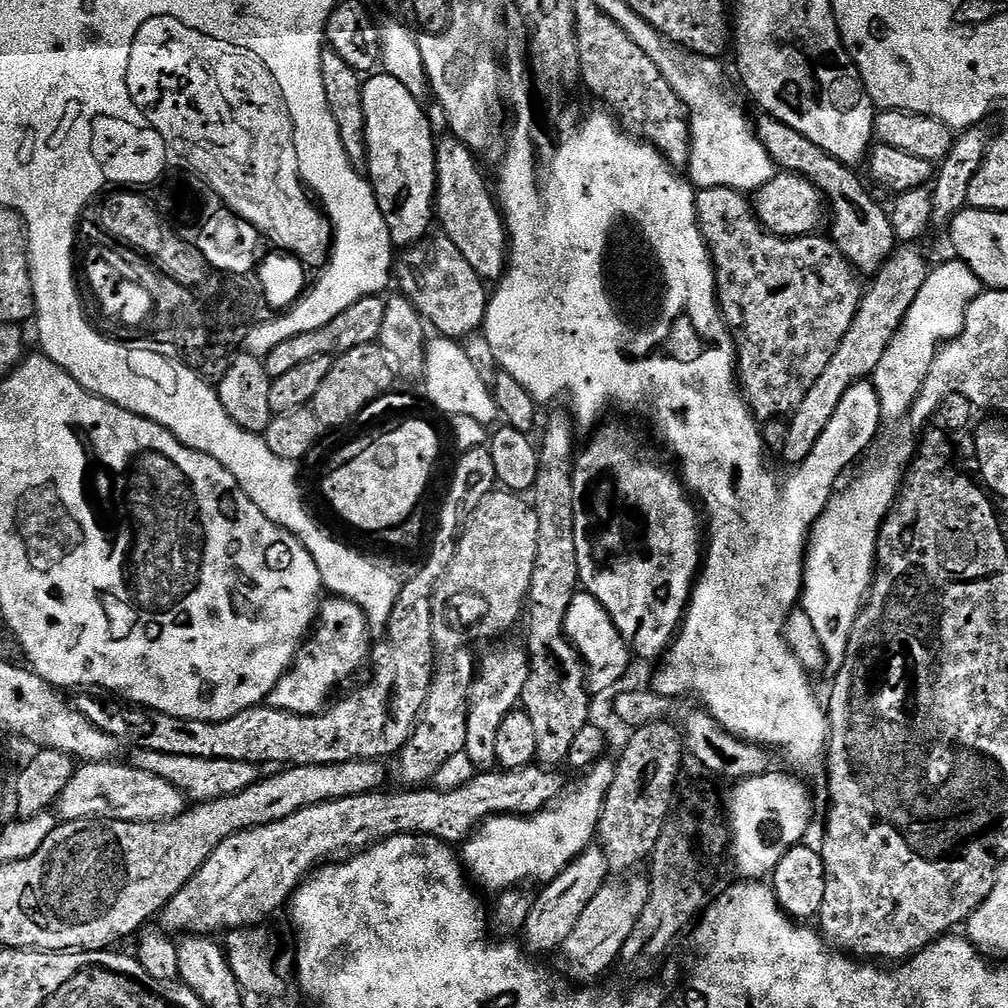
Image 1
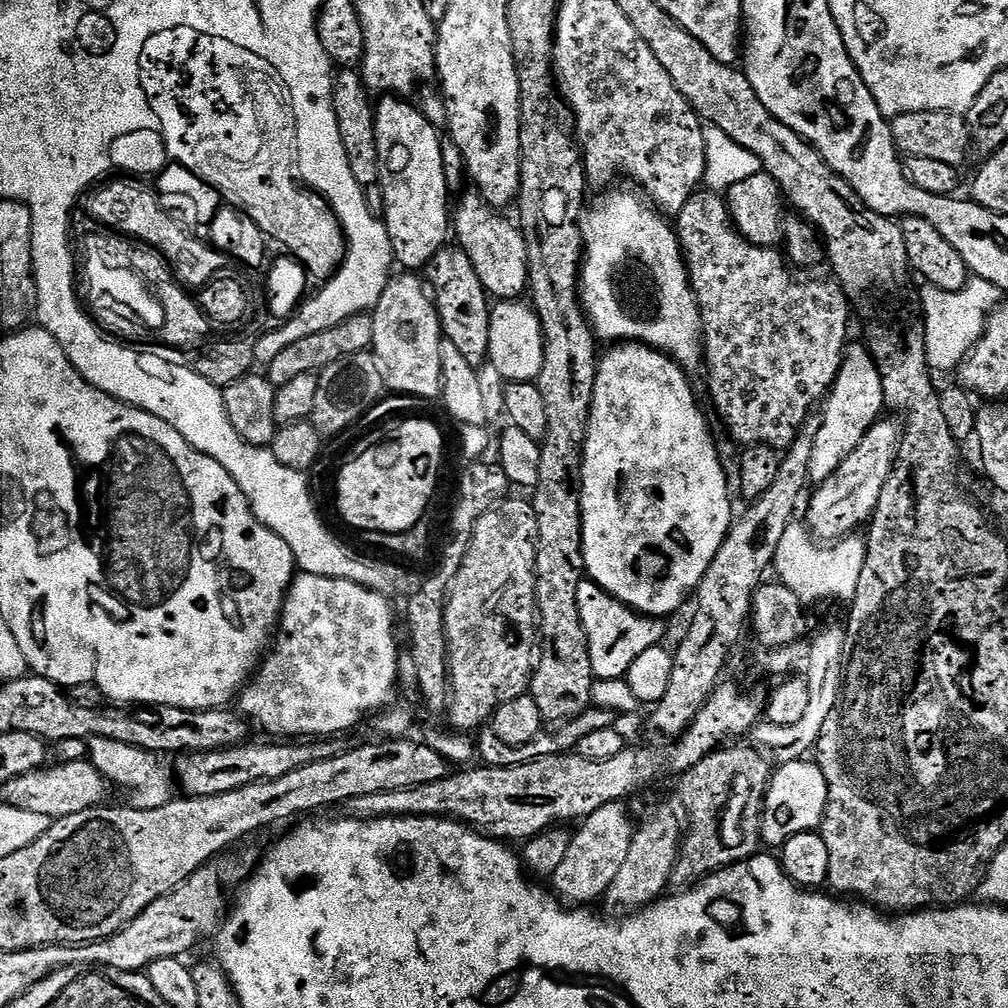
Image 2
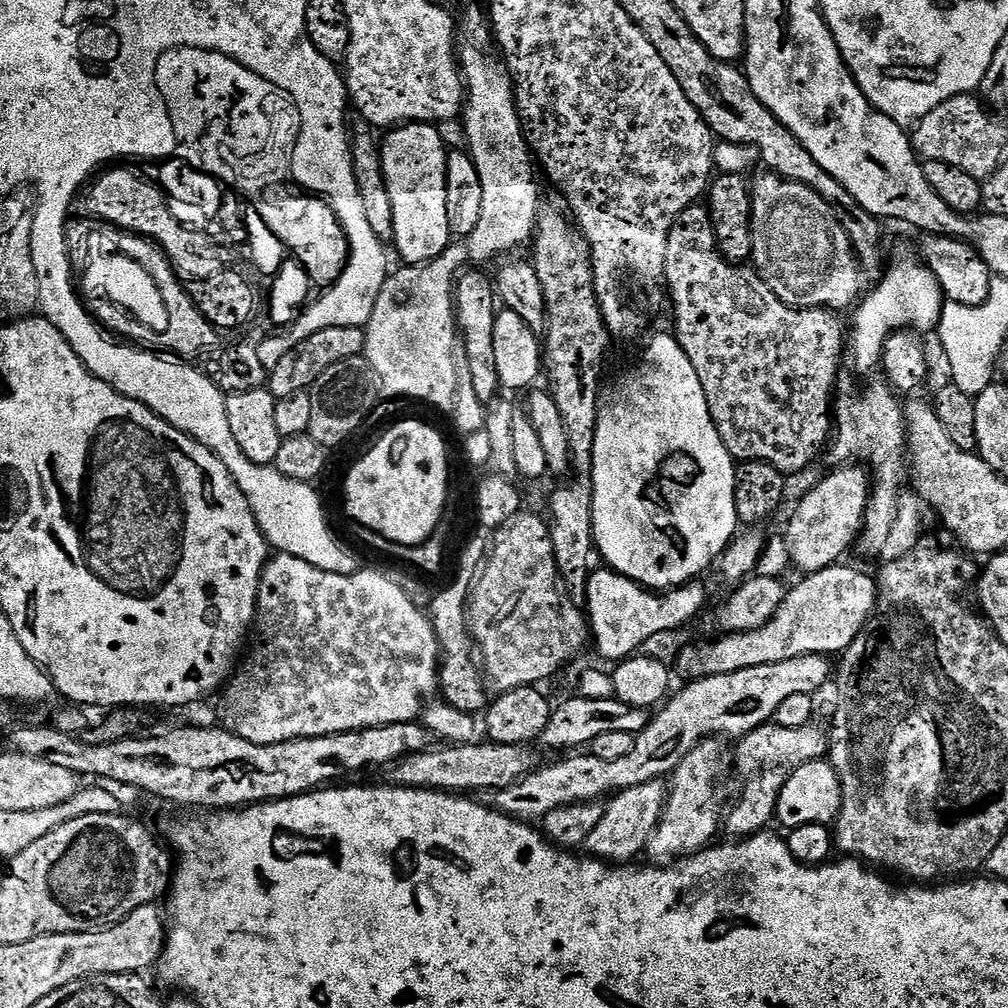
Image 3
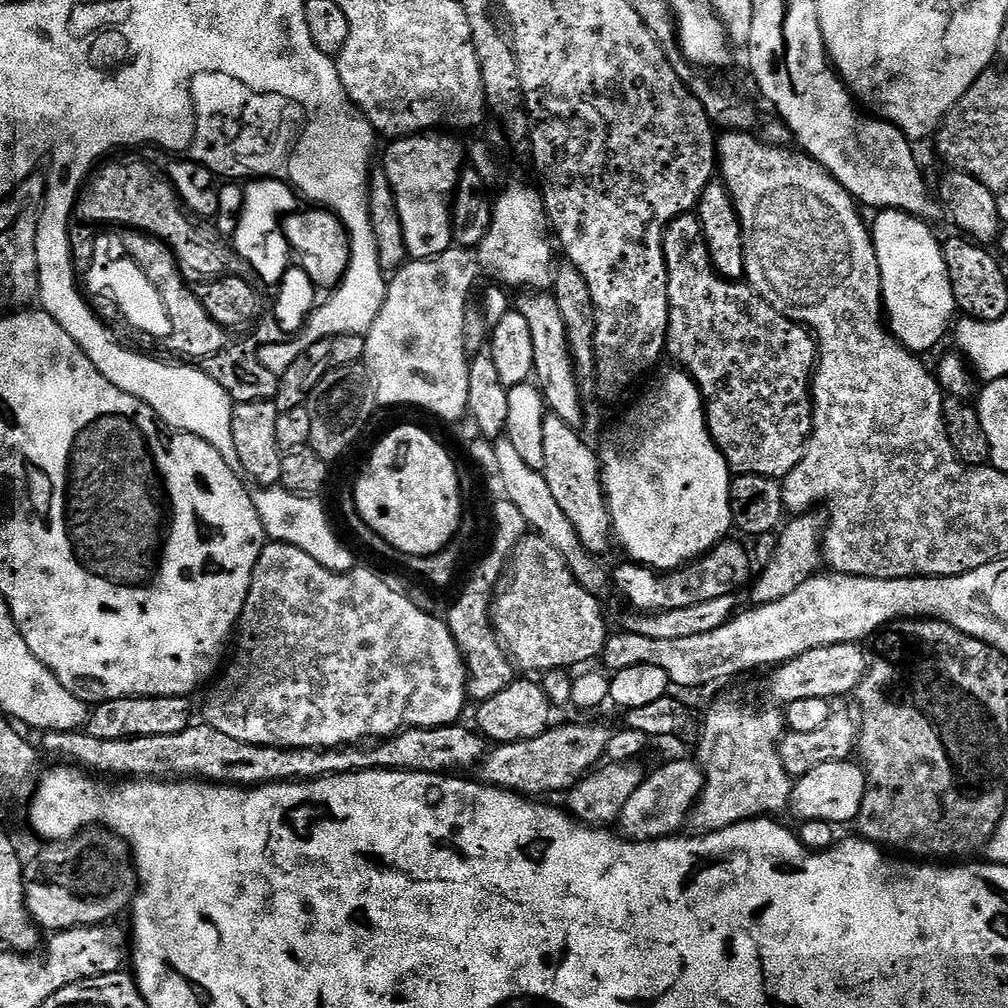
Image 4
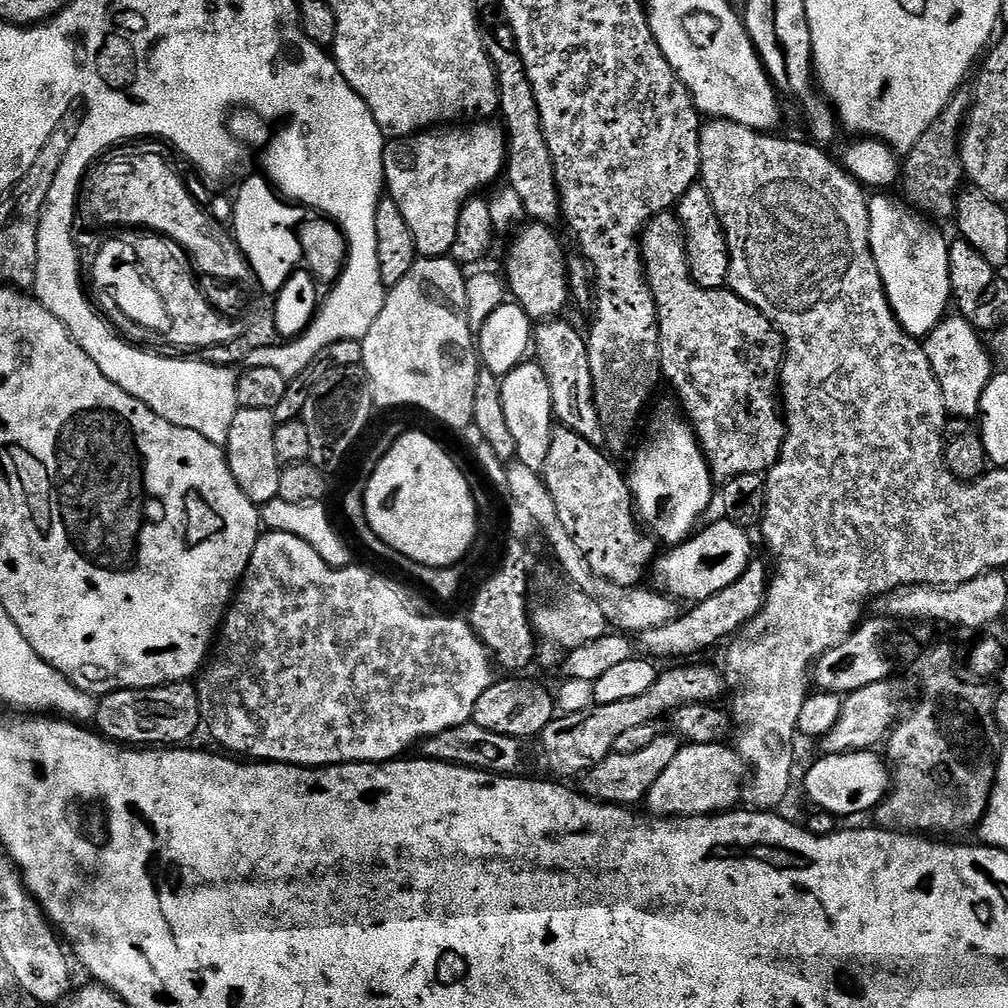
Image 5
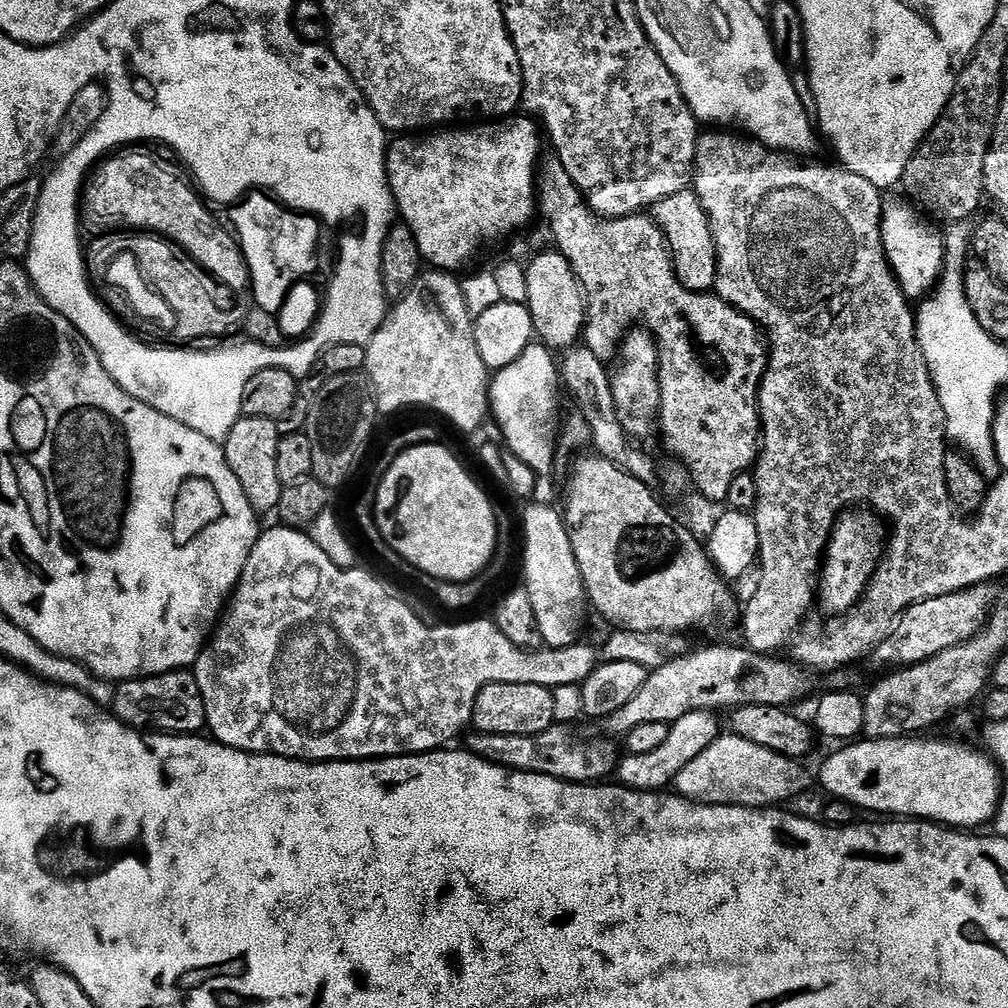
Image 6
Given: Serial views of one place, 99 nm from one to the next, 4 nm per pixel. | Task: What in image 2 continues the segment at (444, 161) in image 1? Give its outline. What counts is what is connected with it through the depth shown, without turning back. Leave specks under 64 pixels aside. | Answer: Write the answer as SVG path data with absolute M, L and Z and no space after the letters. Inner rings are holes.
M465 191L459 197L460 205L454 208L454 240L470 258L478 282L487 290L489 297L497 301L520 300L529 291L528 251L524 234L515 223L512 224L492 205L484 201L479 191ZM468 192L468 193L467 193ZM465 195L465 196L464 196ZM464 196L464 197L463 197ZM497 296L497 297L496 297Z

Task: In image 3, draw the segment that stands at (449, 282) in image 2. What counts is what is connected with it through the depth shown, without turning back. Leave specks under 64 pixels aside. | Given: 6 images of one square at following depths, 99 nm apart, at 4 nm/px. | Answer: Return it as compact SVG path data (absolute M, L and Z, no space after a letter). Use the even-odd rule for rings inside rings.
M468 270L457 279L456 282L456 322L458 325L459 335L462 337L462 343L466 350L466 358L470 362L471 383L474 391L482 404L487 406L492 400L501 395L502 385L498 378L498 362L494 359L494 322L498 315L498 297L491 279L488 280L483 276L483 271Z

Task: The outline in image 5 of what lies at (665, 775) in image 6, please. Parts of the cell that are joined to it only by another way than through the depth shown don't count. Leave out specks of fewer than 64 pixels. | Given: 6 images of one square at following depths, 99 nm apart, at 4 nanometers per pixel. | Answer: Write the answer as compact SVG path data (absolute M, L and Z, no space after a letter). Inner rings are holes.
M660 734L654 738L654 742L650 746L643 747L641 751L635 751L634 754L620 754L613 751L606 758L602 758L602 762L598 762L585 772L582 777L583 795L590 800L598 800L602 804L619 804L621 806L636 806L636 803L643 801L648 795L650 786L654 786L654 782L658 782L666 771L666 766L670 766L670 762L674 762L674 756L678 754L682 747L682 741L675 734Z

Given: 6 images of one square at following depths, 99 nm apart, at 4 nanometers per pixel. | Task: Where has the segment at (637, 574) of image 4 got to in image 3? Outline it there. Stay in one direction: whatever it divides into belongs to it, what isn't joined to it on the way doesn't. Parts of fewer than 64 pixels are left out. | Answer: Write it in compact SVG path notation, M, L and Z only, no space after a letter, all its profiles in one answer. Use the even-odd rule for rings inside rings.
M607 566L593 571L586 589L586 615L594 648L611 662L623 662L639 653L647 640L688 624L708 604L708 592L700 582L681 584L667 594L649 590Z

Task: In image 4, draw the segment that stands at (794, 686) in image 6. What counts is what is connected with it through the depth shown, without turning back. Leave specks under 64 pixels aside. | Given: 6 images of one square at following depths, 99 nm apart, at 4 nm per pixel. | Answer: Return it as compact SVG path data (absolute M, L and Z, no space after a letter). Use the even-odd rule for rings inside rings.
M558 724L538 734L538 738L498 744L485 751L484 759L478 765L479 779L529 798L543 797L540 796L543 792L567 793L605 759L613 733L600 724Z

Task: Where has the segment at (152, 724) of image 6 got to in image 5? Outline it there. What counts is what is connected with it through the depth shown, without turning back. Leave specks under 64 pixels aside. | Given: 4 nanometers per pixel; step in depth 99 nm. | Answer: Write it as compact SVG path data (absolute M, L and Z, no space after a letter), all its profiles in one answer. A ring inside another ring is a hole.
M192 682L111 692L99 697L94 728L106 739L125 746L184 746L202 728L200 693Z

